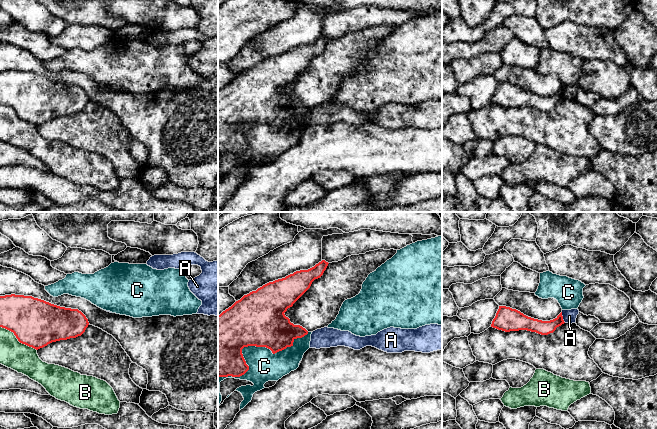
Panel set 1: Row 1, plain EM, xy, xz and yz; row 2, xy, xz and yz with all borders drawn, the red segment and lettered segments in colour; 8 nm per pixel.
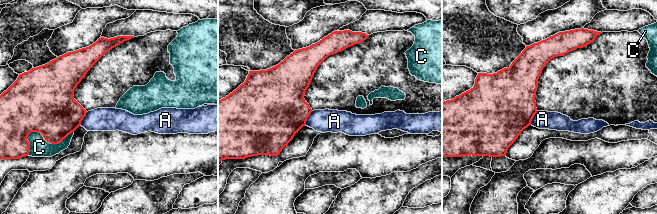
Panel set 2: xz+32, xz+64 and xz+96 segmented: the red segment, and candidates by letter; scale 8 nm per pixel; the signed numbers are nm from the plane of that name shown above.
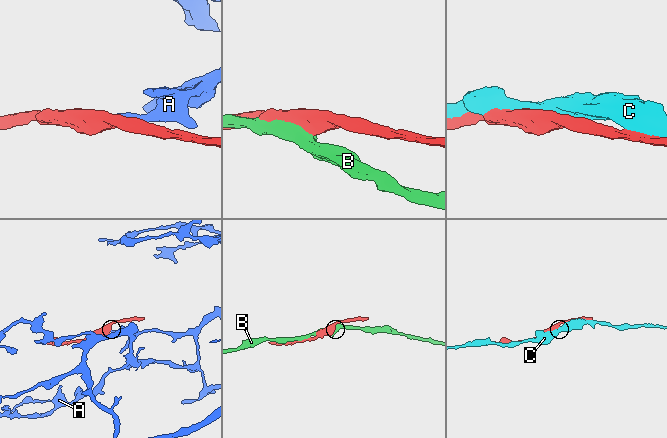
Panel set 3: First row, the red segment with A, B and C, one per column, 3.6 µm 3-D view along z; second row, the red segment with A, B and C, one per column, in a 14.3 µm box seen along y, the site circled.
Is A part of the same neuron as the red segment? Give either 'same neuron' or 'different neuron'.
different neuron

